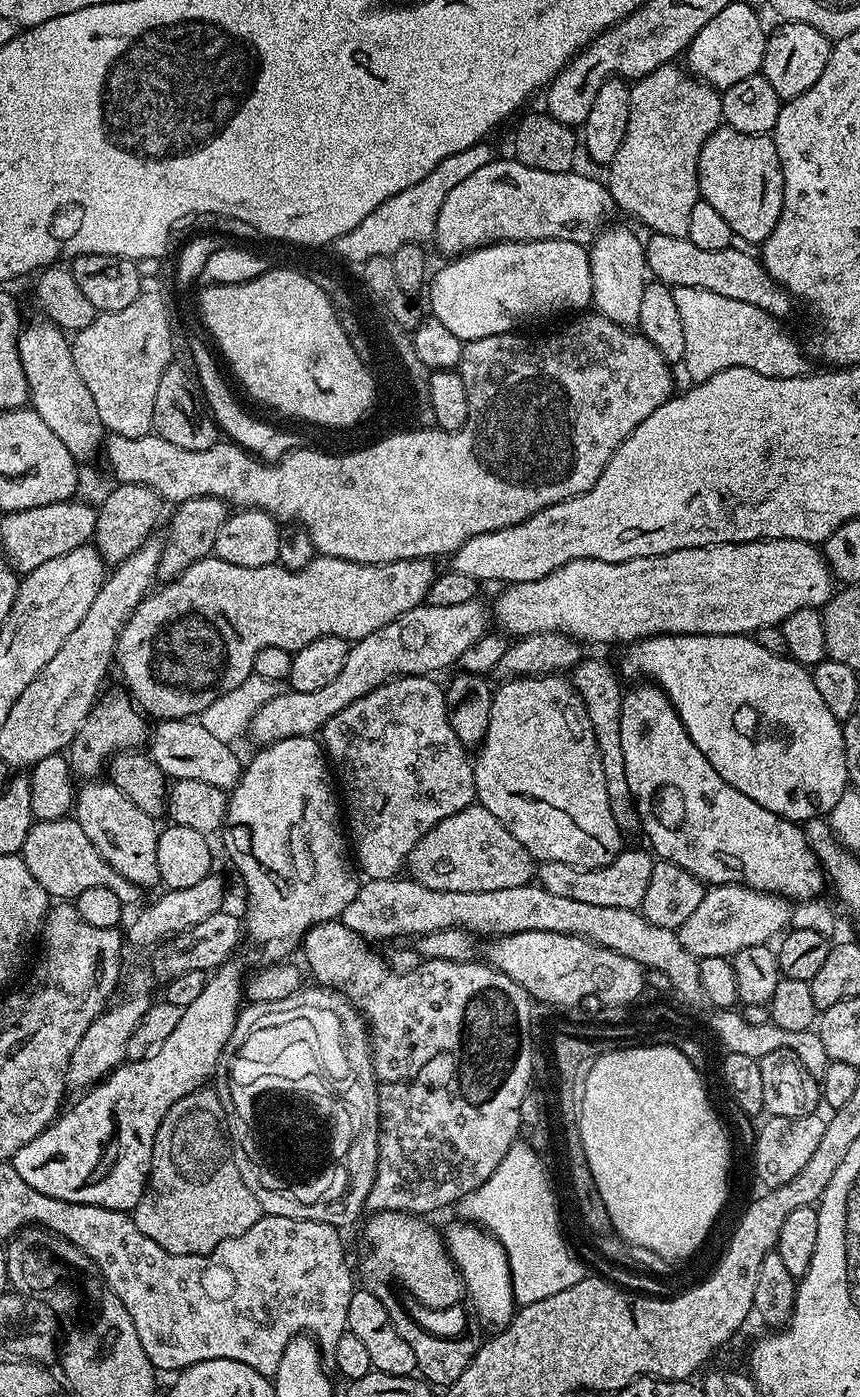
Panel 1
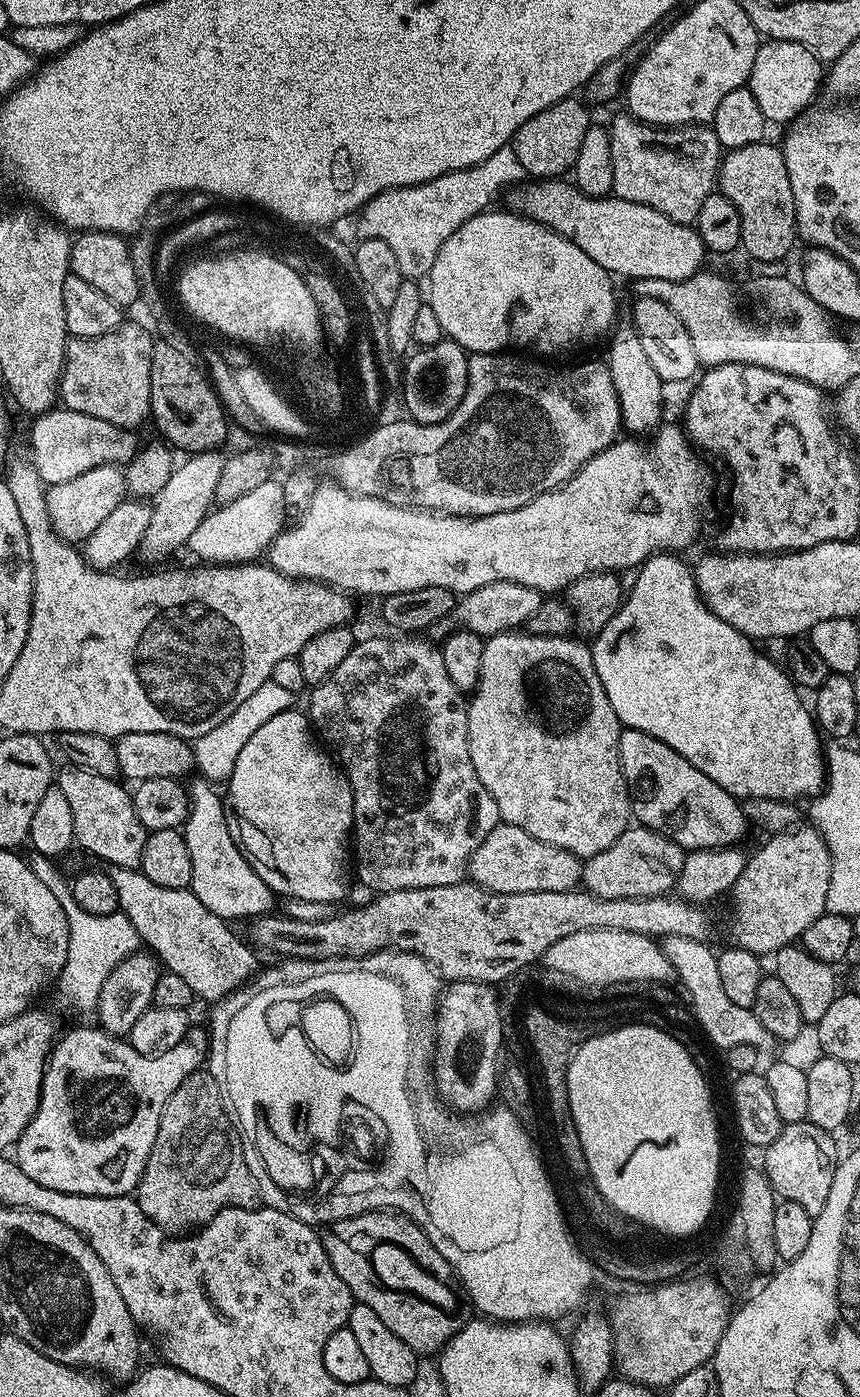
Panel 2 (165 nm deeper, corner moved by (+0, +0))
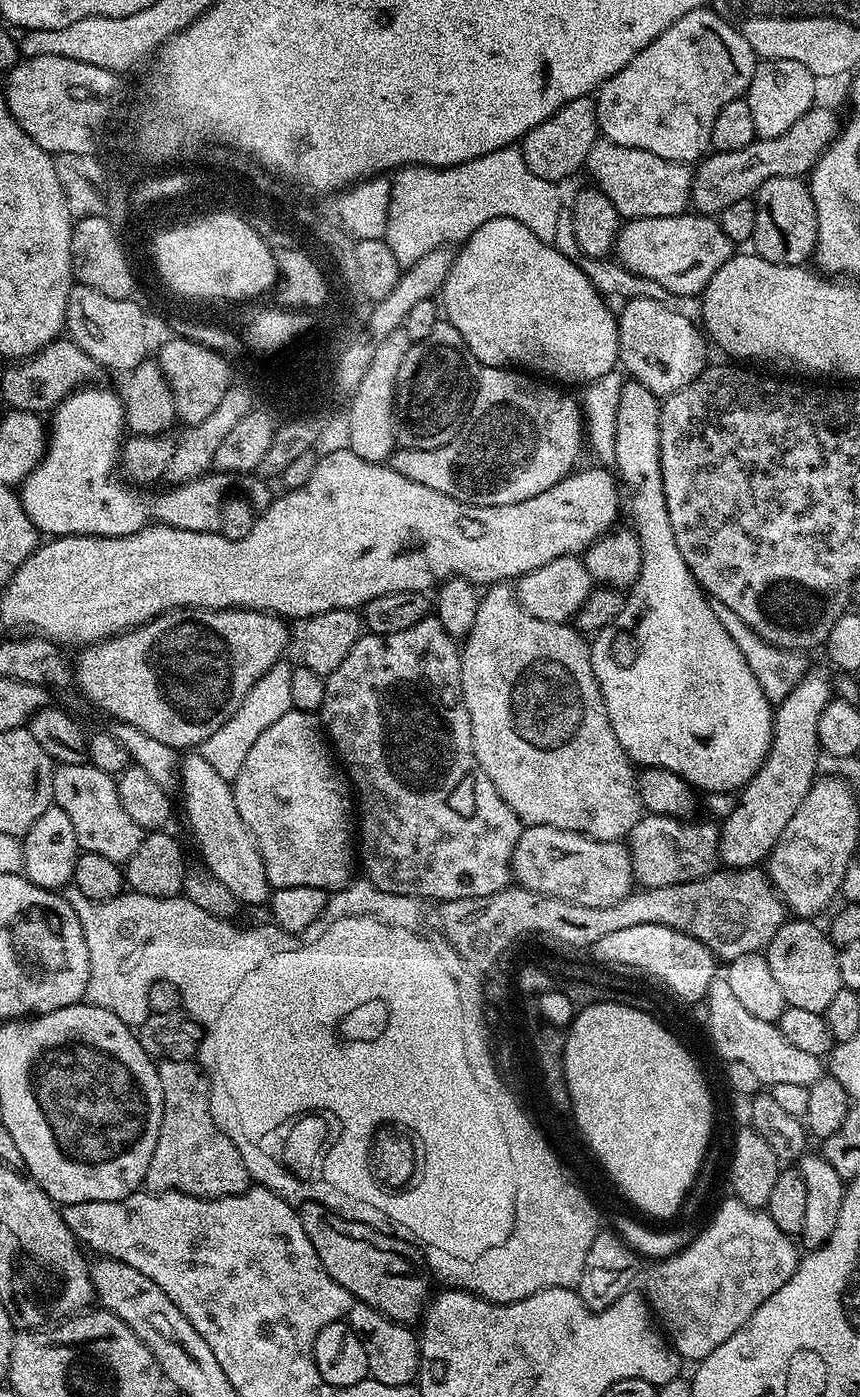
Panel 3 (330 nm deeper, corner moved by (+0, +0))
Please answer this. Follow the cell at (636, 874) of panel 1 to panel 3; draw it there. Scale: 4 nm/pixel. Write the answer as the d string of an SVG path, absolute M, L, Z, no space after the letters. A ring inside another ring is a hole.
M651 814L641 815L640 821L635 824L632 831L628 833L626 837L626 843L628 846L628 853L632 859L632 875L635 883L642 888L657 888L658 886L674 886L675 884L681 884L682 882L694 882L698 878L703 876L709 876L711 872L717 871L718 861L720 858L720 830L715 823L707 824L704 820L696 820L697 818L680 819L675 816L654 816Z

